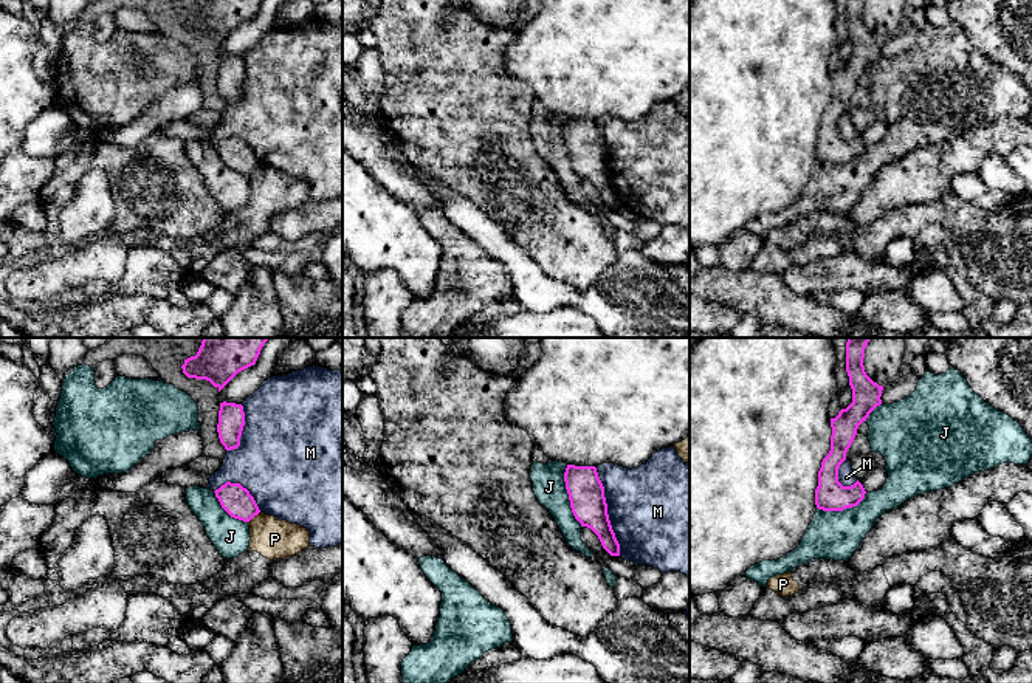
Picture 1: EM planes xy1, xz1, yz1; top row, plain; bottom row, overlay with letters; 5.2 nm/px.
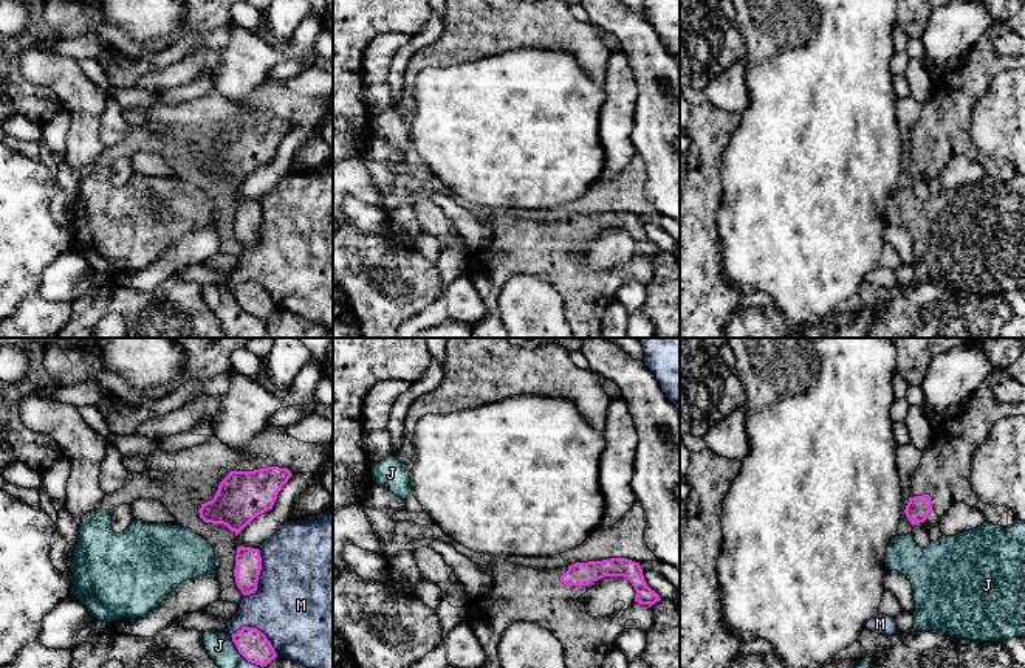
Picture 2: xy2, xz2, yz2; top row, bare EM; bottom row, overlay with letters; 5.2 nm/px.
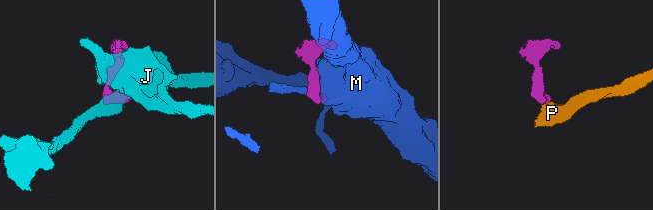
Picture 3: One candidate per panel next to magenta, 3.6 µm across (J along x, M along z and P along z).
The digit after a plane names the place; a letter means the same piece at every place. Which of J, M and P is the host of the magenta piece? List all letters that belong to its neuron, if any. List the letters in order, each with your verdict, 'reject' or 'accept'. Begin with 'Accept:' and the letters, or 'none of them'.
Accept: none of them
J: reject
M: reject
P: reject

